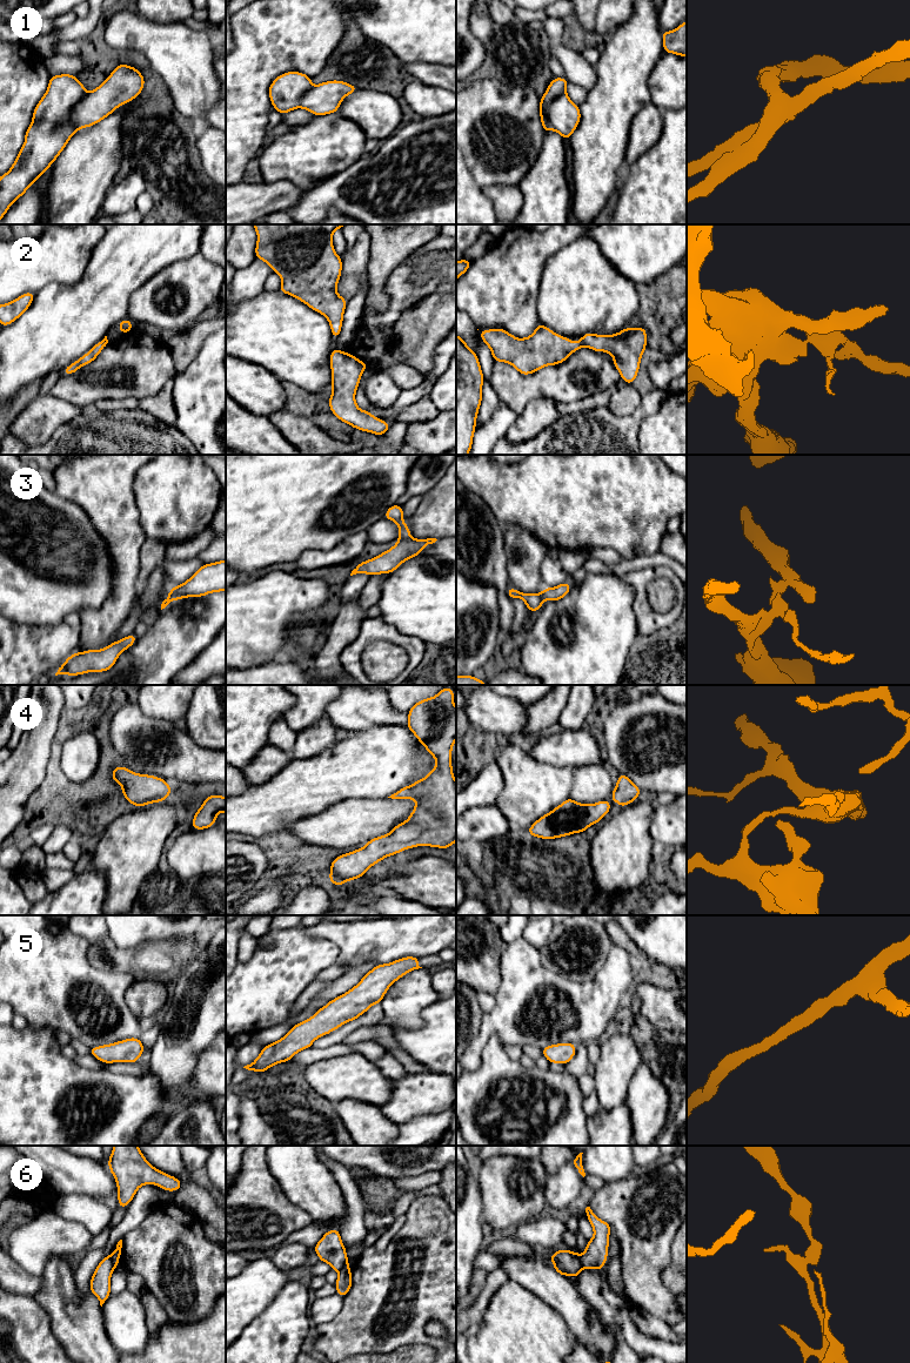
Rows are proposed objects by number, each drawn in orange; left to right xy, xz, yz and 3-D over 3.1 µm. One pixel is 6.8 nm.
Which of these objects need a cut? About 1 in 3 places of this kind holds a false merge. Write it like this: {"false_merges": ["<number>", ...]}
{"false_merges": ["2", "3", "5", "6"]}

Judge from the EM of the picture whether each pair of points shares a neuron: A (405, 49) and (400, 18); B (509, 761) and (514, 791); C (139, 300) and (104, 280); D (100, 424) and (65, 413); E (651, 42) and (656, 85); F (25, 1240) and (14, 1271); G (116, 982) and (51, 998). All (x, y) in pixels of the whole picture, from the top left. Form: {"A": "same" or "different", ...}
{"A": "same", "B": "same", "C": "different", "D": "different", "E": "different", "F": "different", "G": "same"}

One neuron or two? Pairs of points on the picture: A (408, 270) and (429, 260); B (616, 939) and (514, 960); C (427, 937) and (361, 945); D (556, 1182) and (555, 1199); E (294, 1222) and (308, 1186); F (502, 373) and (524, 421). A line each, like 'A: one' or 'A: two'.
A: one
B: two
C: one
D: one
E: two
F: two

